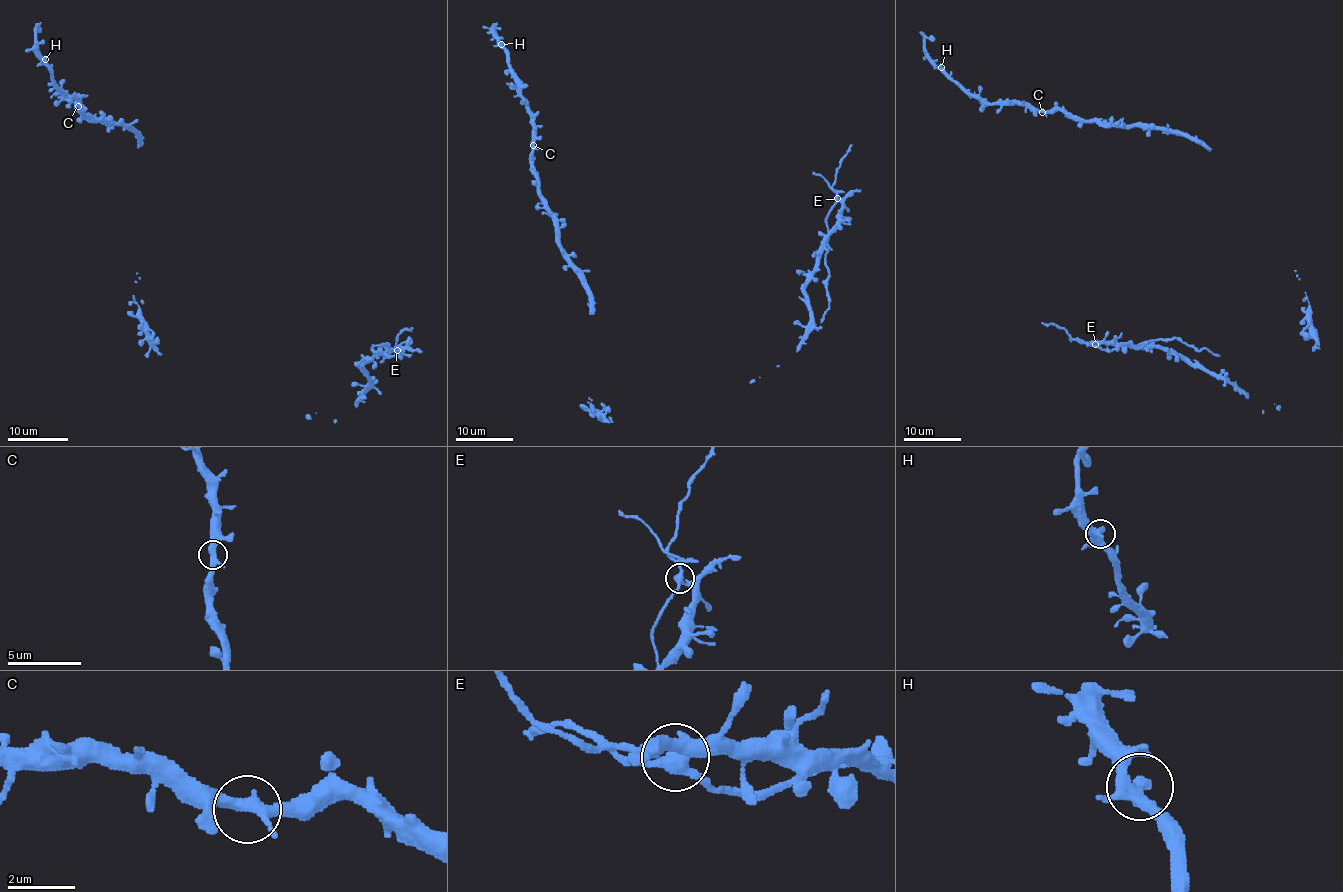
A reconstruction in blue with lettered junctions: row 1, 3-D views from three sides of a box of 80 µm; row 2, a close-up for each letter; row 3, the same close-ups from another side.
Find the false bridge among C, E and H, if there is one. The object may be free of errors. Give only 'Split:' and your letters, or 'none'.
Split: E

